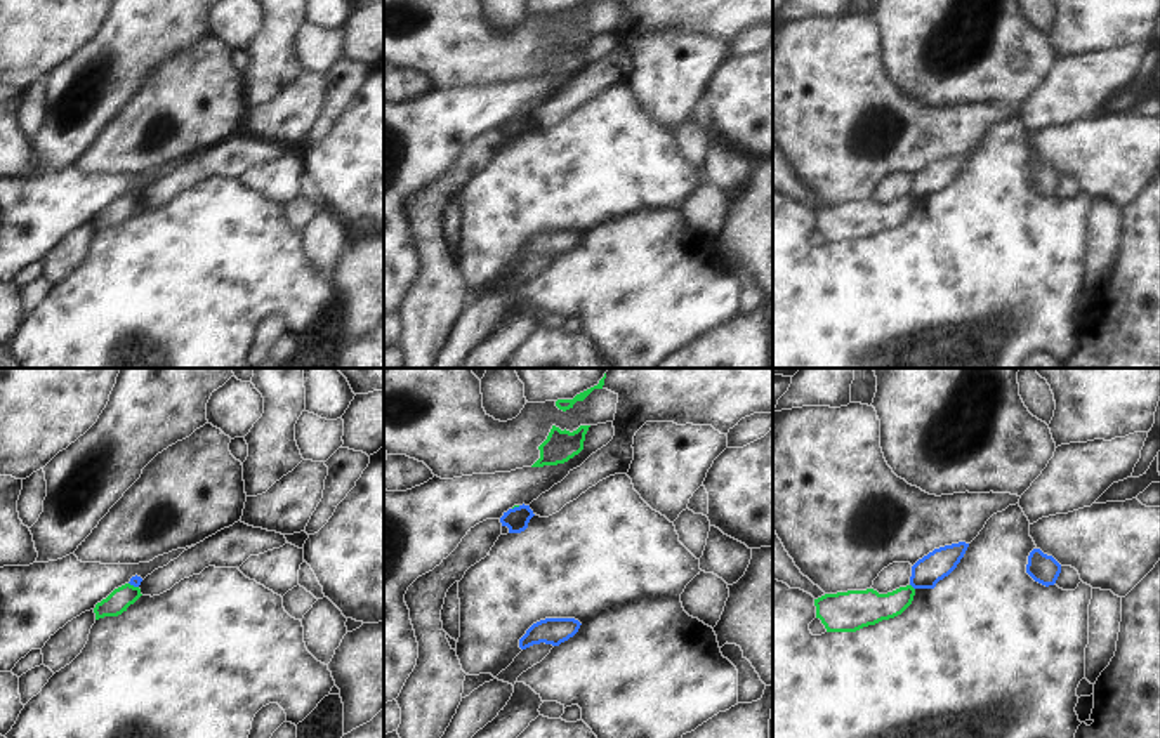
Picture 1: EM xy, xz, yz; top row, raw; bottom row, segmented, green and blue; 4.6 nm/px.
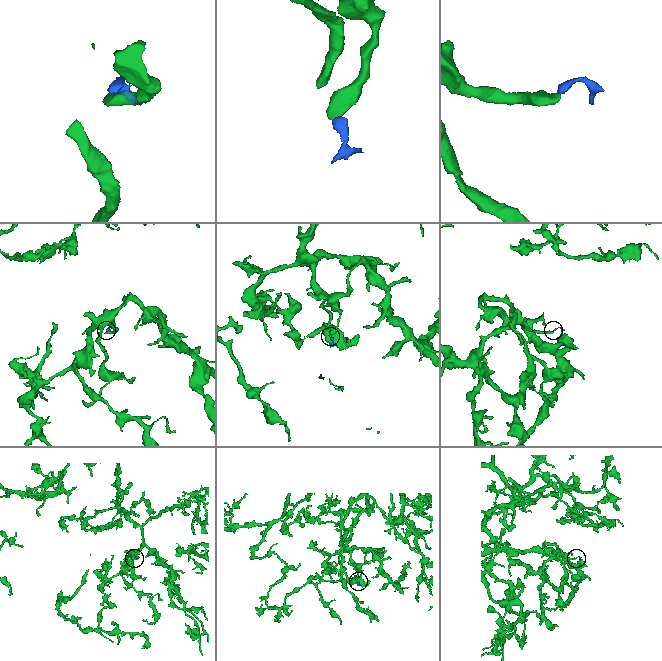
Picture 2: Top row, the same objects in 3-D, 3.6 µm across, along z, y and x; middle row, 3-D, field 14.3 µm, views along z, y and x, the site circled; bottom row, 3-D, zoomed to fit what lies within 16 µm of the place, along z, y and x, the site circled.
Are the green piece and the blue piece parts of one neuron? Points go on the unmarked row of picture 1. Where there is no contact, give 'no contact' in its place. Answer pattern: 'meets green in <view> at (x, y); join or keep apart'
meets green in yz at (912, 198); keep apart

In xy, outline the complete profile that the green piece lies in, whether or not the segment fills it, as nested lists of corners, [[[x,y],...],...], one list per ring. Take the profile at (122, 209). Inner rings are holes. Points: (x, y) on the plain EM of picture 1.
[[[125,194],[118,200],[115,200],[106,210],[96,215],[94,224],[96,231],[104,229],[104,227],[118,227],[130,215],[134,215],[141,208],[141,200],[134,198],[130,194]]]

